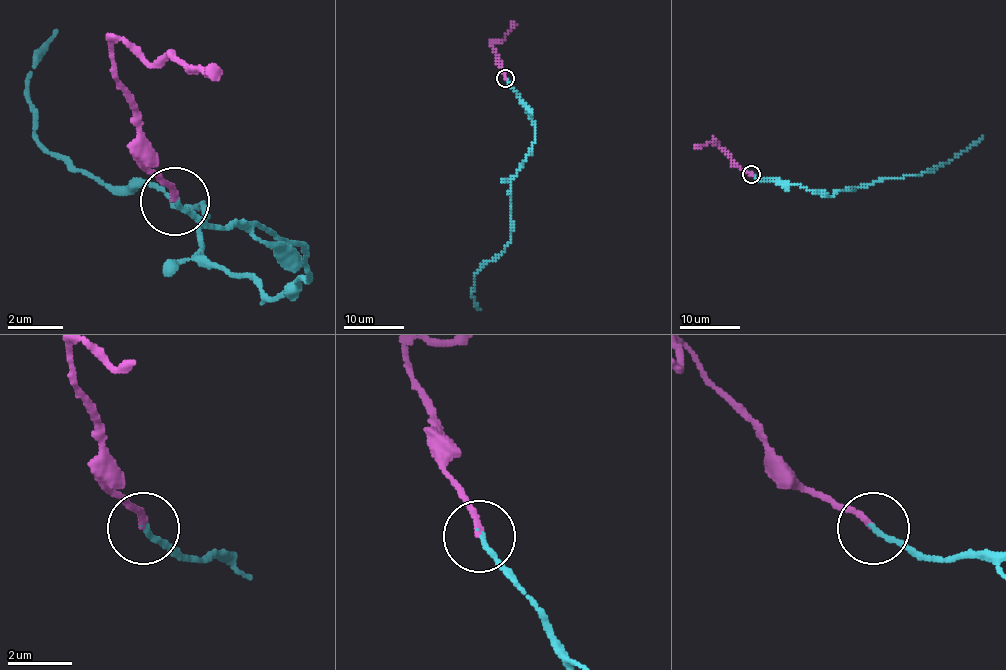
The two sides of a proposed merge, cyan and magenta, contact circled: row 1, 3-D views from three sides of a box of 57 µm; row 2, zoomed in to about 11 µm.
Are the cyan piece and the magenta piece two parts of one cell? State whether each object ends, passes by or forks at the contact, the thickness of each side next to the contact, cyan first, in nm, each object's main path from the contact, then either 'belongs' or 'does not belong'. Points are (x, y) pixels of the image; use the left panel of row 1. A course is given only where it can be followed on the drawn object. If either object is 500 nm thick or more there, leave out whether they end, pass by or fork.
cyan ends | magenta ends | 150/180 nm | cyan via (176, 203), (306, 278), (272, 299), (204, 257), (204, 203), (32, 134), (60, 31) | magenta via (176, 203), (149, 168), (114, 45), (217, 79) | belongs

